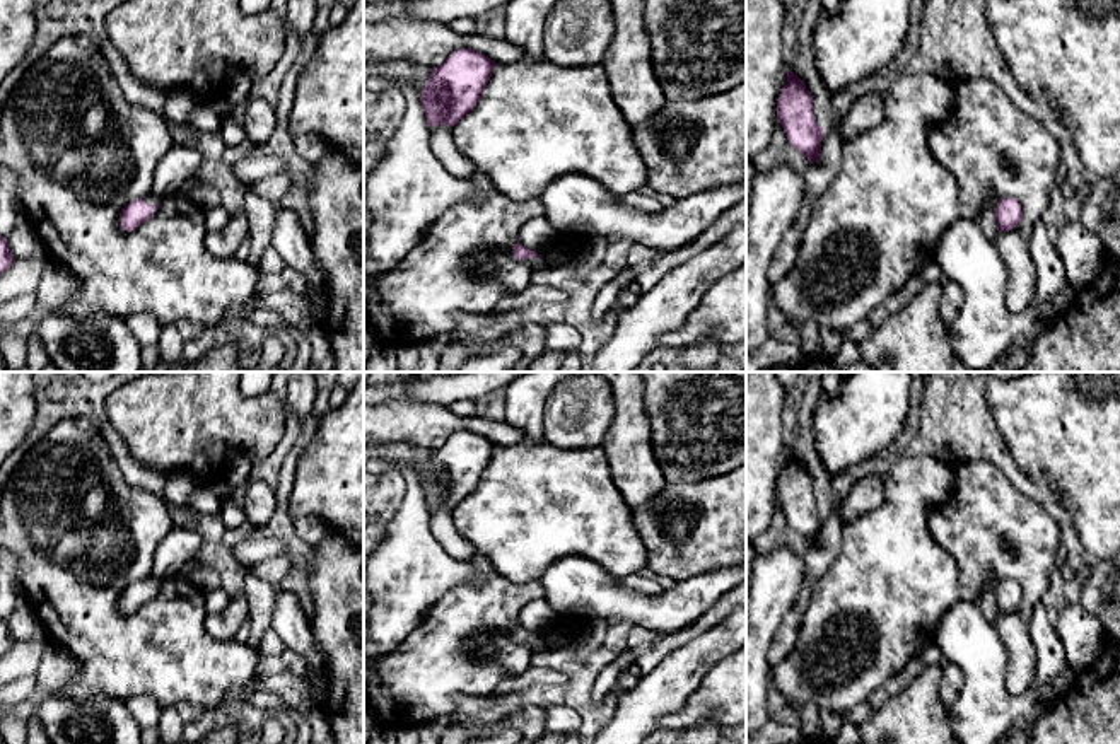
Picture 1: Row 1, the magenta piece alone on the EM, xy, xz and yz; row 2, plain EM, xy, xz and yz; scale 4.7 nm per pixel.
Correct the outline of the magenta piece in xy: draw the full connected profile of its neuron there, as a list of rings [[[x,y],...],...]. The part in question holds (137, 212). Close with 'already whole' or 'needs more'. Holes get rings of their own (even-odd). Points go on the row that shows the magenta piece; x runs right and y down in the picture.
[[[147,195],[145,198],[138,198],[128,203],[120,213],[120,229],[131,232],[145,220],[150,220],[157,215],[160,206],[160,200],[155,195]]]; needs more

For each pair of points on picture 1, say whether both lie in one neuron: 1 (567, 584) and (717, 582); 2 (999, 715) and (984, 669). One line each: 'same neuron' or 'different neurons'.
1: same neuron
2: same neuron

